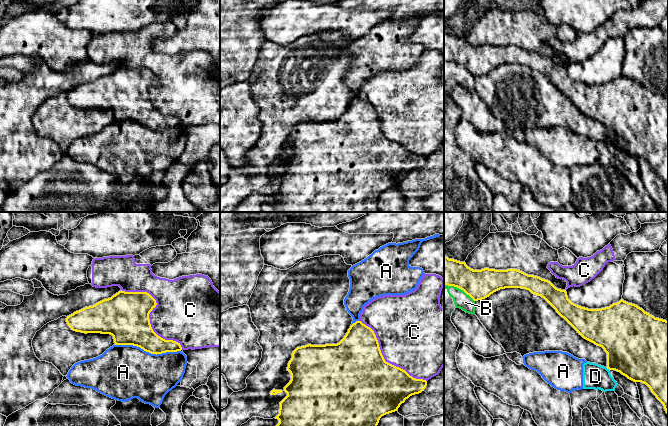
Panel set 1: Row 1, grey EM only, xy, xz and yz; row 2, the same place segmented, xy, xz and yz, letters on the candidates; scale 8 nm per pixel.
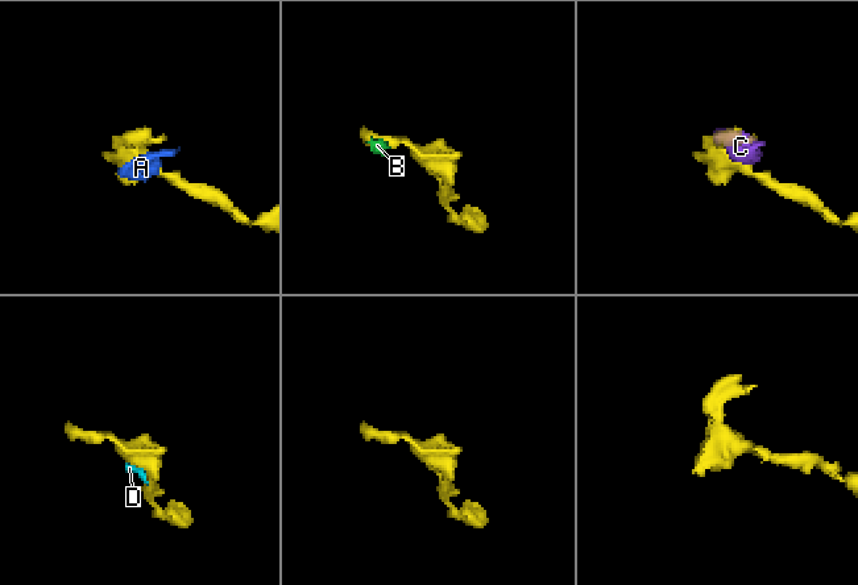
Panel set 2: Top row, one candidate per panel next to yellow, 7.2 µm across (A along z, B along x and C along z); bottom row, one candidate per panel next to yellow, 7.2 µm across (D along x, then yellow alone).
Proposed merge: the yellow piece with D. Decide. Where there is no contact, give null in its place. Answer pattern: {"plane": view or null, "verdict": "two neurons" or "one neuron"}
{"plane": "yz", "verdict": "two neurons"}

